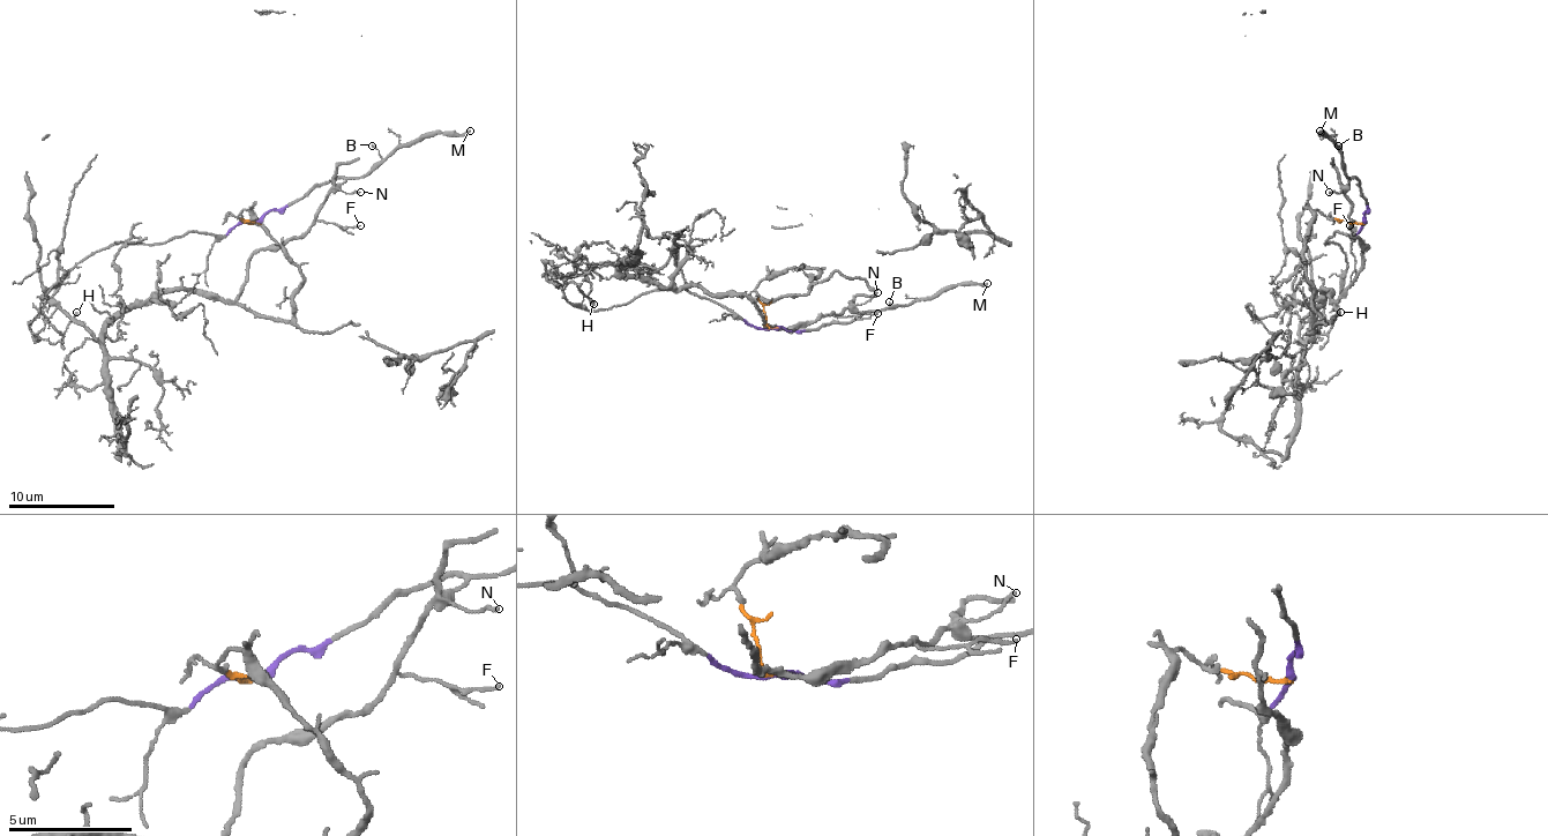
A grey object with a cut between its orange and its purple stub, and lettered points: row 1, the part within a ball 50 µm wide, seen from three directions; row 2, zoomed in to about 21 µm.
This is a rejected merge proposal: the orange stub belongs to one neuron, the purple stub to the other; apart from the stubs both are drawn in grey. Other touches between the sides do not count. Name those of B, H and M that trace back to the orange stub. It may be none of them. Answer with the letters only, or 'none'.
H

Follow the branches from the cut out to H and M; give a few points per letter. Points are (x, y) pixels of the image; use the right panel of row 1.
H: (1365, 221), (1314, 213), (1311, 306), (1336, 314), (1322, 290), (1300, 338), (1311, 308), (1324, 333), (1340, 312)
M: (1365, 221), (1367, 210), (1359, 180), (1348, 178), (1340, 151), (1320, 129)

